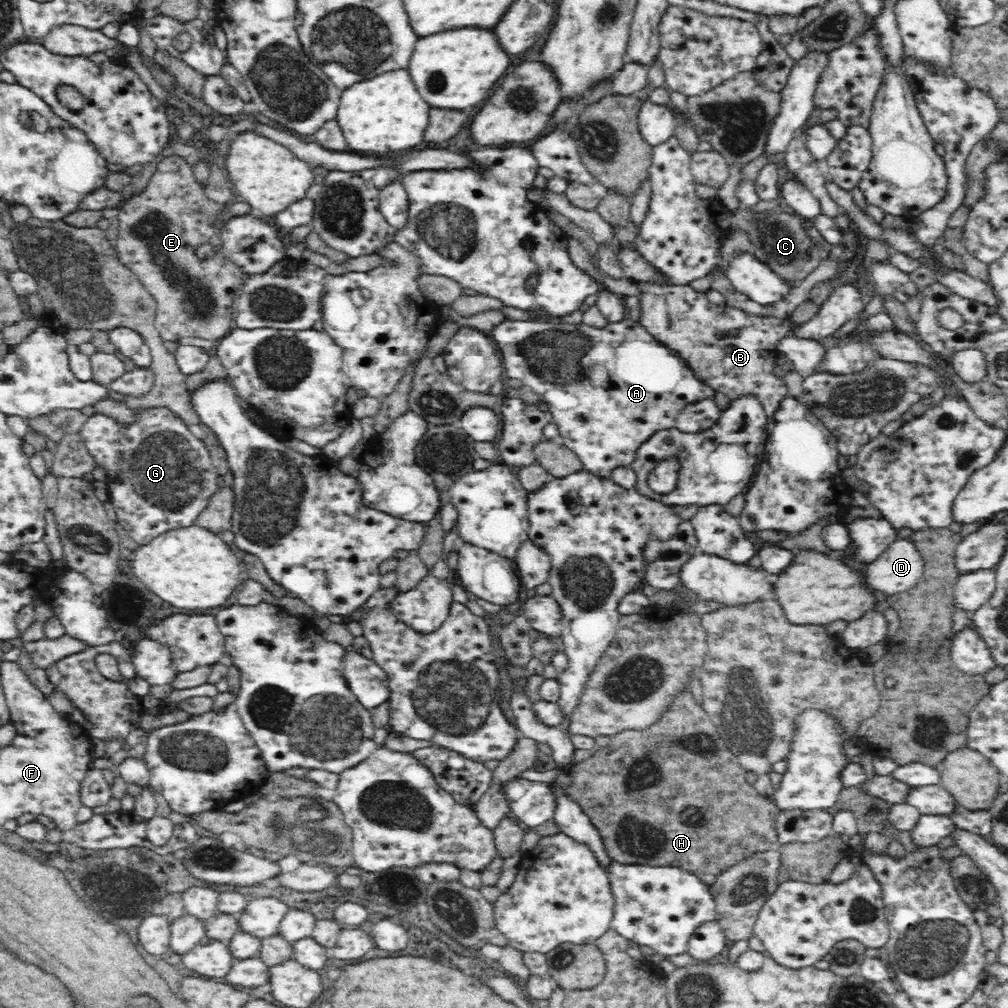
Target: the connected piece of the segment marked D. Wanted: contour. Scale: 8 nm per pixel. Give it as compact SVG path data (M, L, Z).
M896 540L879 558L870 564L868 580L883 595L908 591L926 574L922 552L913 542Z

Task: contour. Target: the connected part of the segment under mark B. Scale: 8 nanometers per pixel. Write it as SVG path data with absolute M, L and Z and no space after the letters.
M650 282L638 285L642 291L639 324L659 343L682 357L698 380L723 392L729 399L756 393L770 418L780 410L782 402L790 398L784 381L772 374L774 351L794 330L789 318L762 317L733 308L722 314L707 302L702 292L690 285L660 287Z

